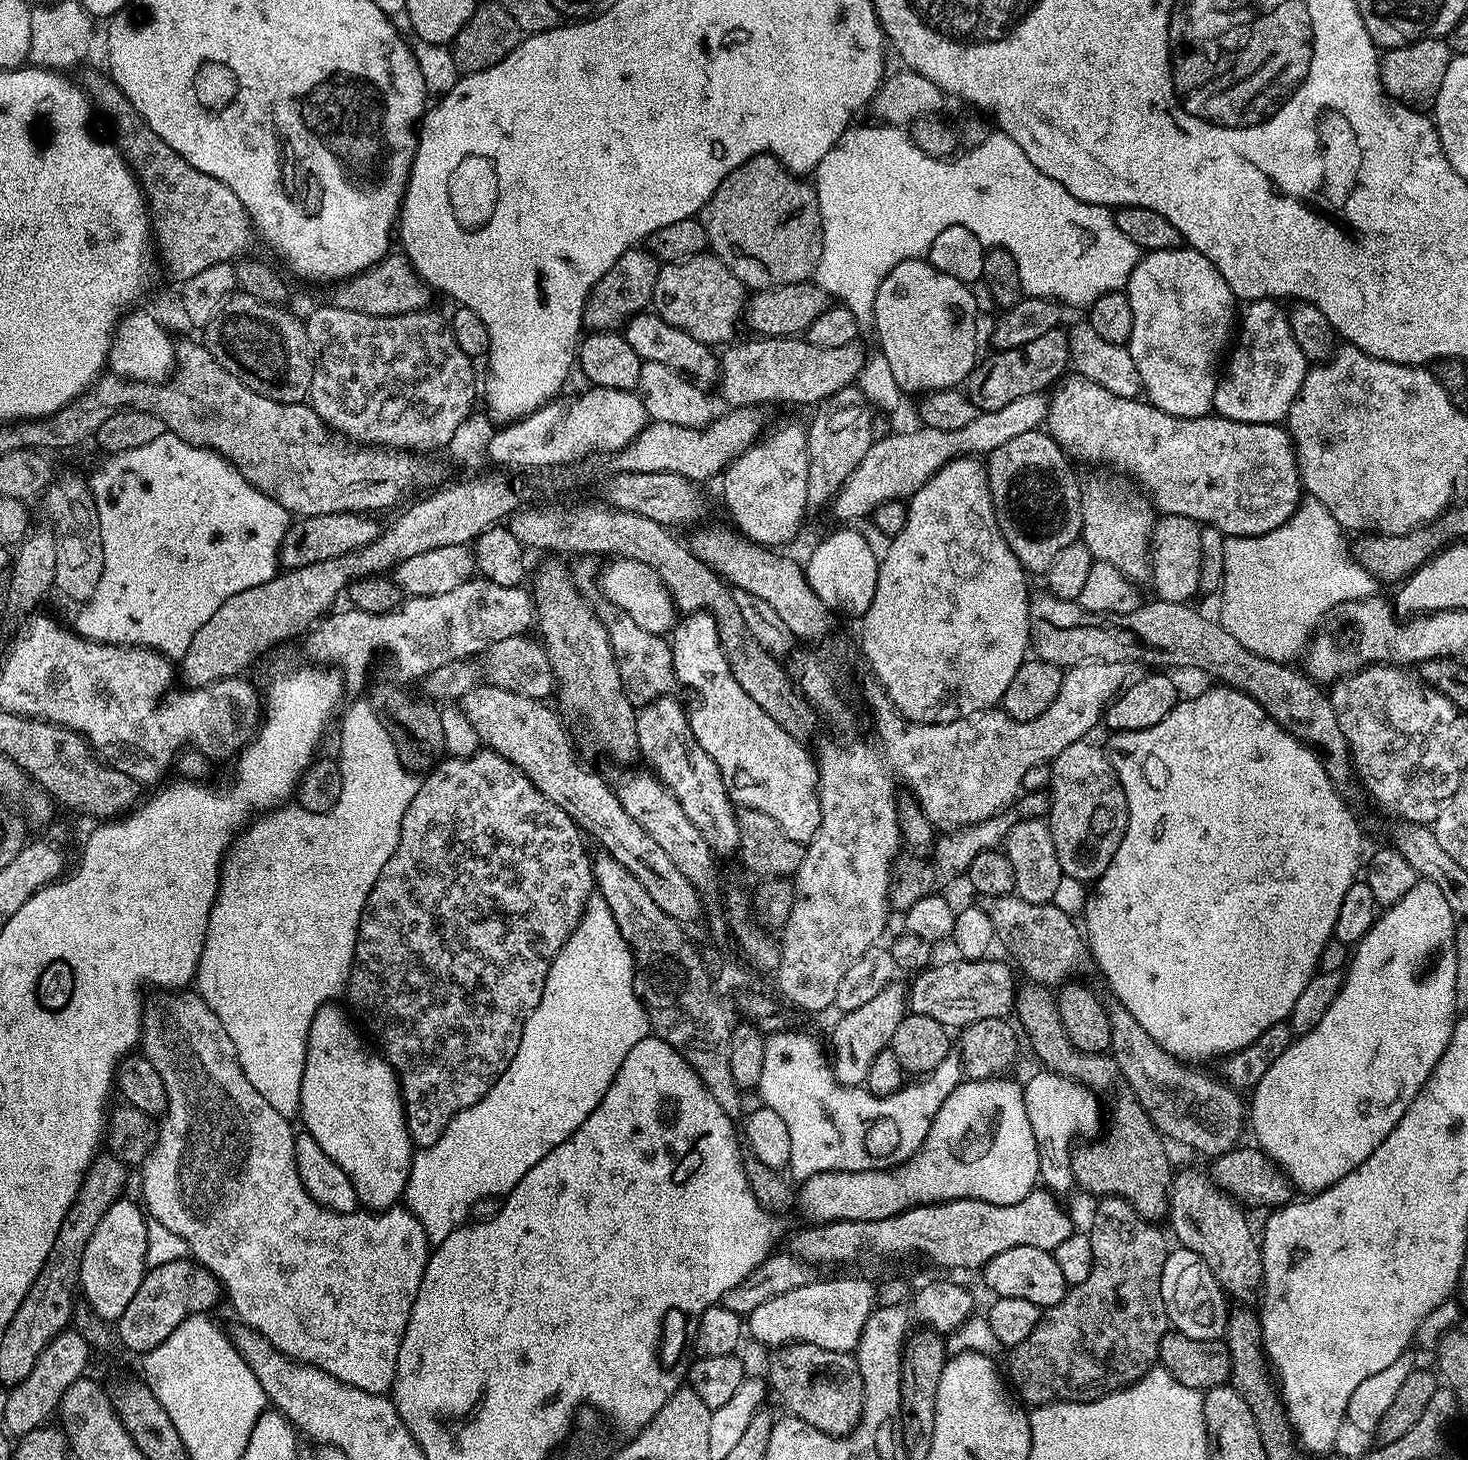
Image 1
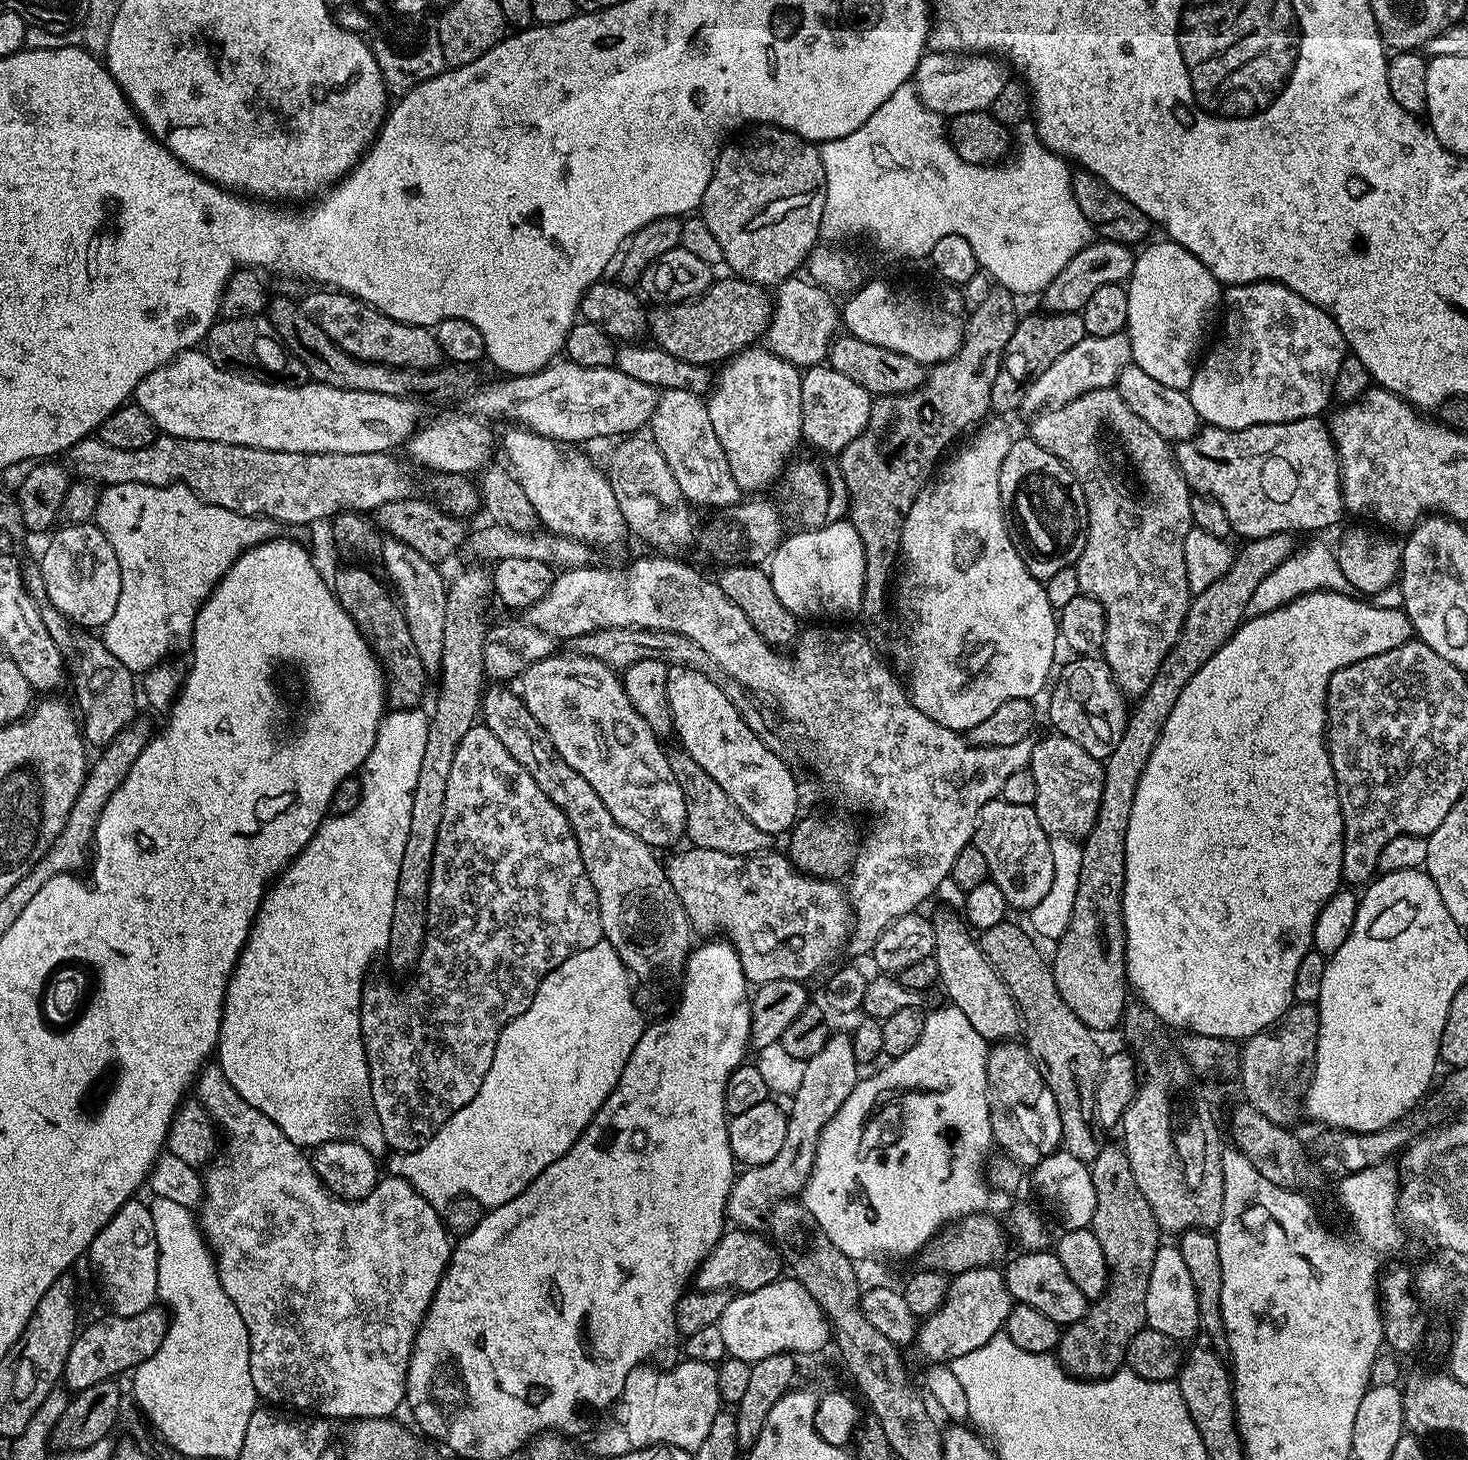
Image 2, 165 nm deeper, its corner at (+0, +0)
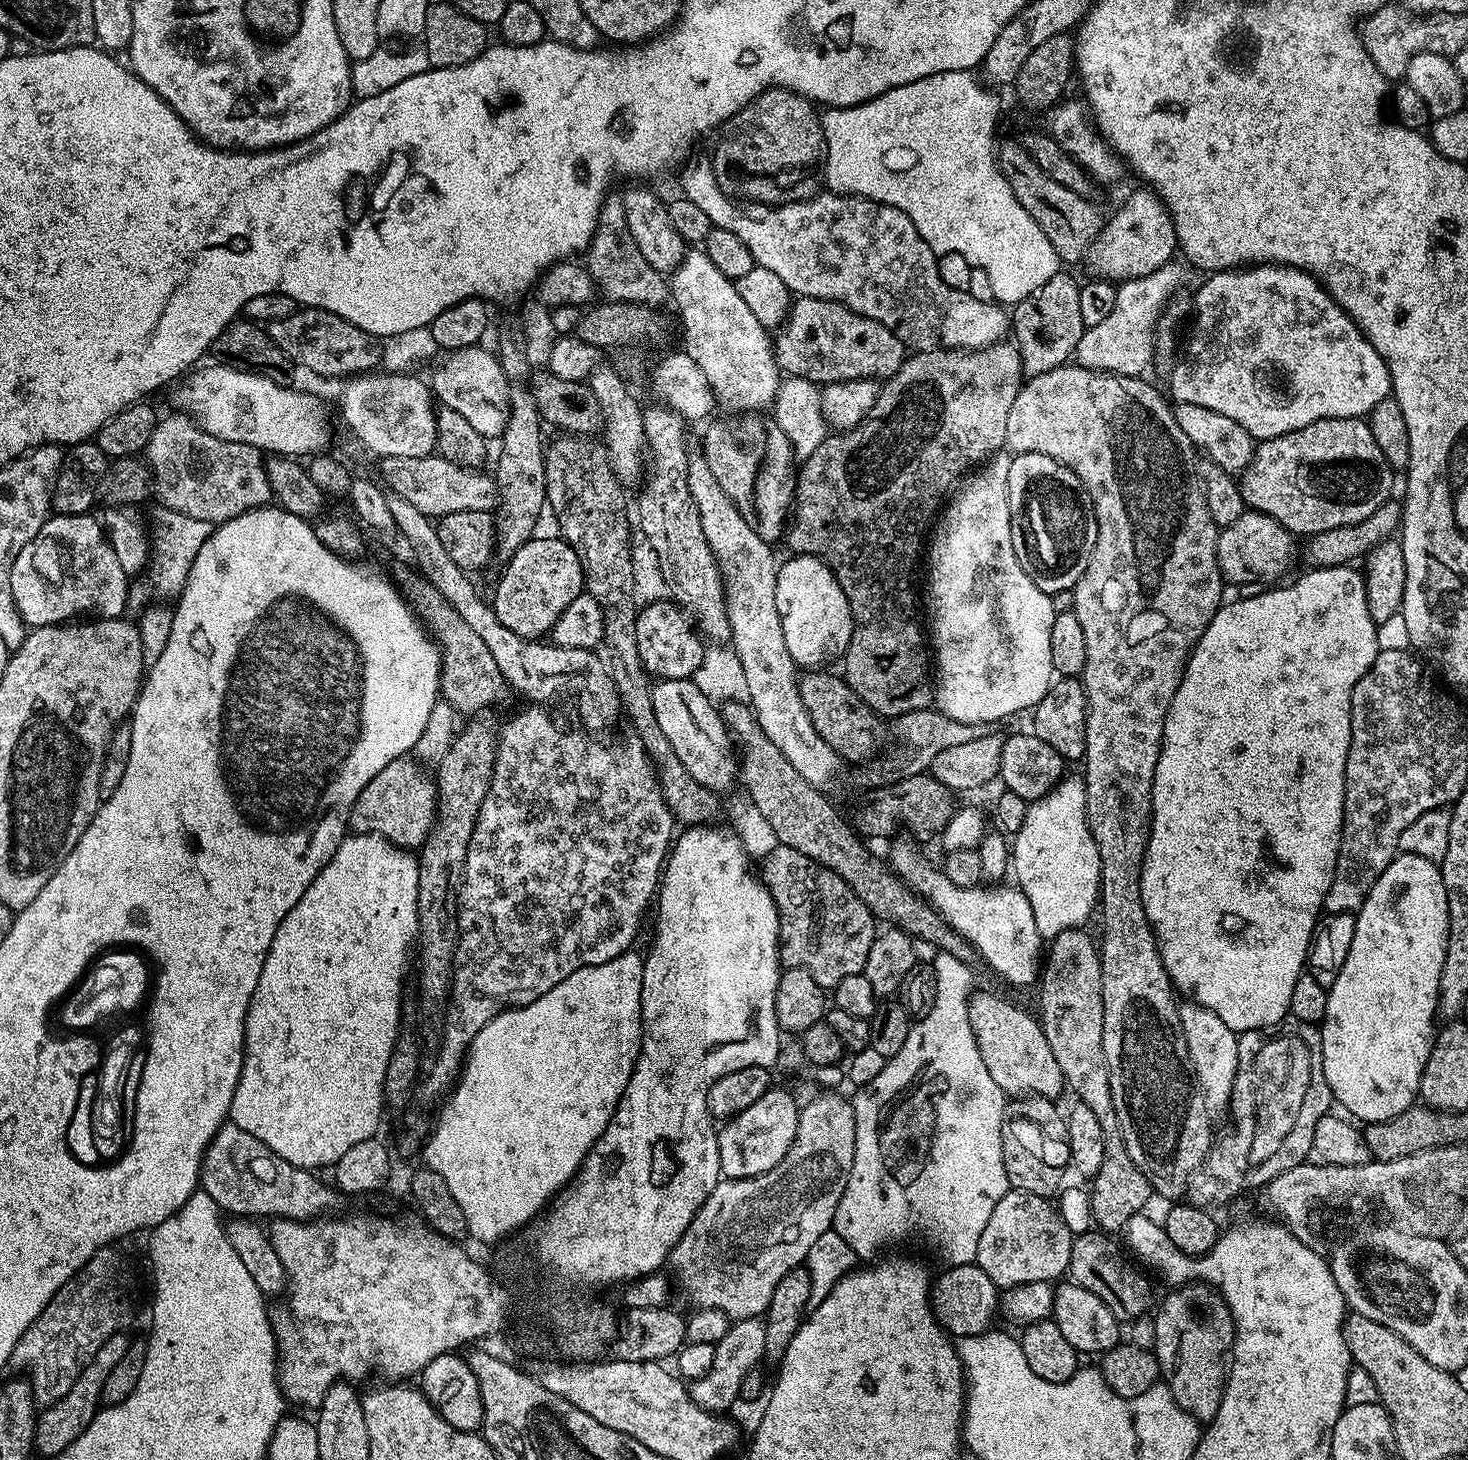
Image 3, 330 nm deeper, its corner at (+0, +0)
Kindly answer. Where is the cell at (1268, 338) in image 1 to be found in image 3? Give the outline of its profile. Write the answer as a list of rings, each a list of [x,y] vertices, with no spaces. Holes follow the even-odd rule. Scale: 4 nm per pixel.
[[[1257,264],[1243,268],[1229,268],[1226,272],[1214,272],[1207,277],[1208,281],[1196,292],[1196,313],[1192,316],[1192,337],[1188,345],[1183,345],[1182,355],[1173,363],[1170,375],[1167,377],[1167,391],[1172,391],[1171,399],[1176,404],[1197,404],[1206,406],[1206,410],[1218,410],[1218,414],[1226,414],[1226,418],[1234,418],[1242,430],[1246,430],[1252,439],[1259,442],[1278,438],[1282,434],[1290,434],[1294,430],[1302,430],[1302,426],[1310,426],[1319,420],[1337,420],[1338,418],[1367,417],[1378,402],[1389,399],[1392,391],[1392,379],[1388,373],[1386,362],[1370,346],[1364,337],[1364,332],[1348,317],[1334,302],[1334,298],[1325,290],[1319,280],[1315,280],[1309,272],[1297,268],[1287,268],[1285,264]]]

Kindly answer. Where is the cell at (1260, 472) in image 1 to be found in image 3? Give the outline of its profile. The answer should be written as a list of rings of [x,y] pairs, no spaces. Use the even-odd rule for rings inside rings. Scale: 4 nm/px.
[[[1338,418],[1337,420],[1319,420],[1310,426],[1302,426],[1302,430],[1294,430],[1290,434],[1282,434],[1278,438],[1259,441],[1256,452],[1252,455],[1252,463],[1244,469],[1238,483],[1245,505],[1251,511],[1270,514],[1270,518],[1282,522],[1282,526],[1286,526],[1288,532],[1295,534],[1297,537],[1311,538],[1319,532],[1334,530],[1334,526],[1350,526],[1362,522],[1362,518],[1370,518],[1370,514],[1374,514],[1374,510],[1378,510],[1378,506],[1382,506],[1385,500],[1393,495],[1392,476],[1394,476],[1394,470],[1384,461],[1384,455],[1378,446],[1378,442],[1374,442],[1374,434],[1370,434],[1370,426],[1360,418],[1350,420]]]

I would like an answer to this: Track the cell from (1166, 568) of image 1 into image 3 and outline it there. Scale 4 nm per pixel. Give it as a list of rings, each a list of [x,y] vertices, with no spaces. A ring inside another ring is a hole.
[[[1245,510],[1242,518],[1230,522],[1230,526],[1219,529],[1216,538],[1216,561],[1220,567],[1220,574],[1229,585],[1232,584],[1260,584],[1256,586],[1272,586],[1277,583],[1279,576],[1288,572],[1292,559],[1297,559],[1298,544],[1293,533],[1282,526],[1270,514],[1262,514]]]

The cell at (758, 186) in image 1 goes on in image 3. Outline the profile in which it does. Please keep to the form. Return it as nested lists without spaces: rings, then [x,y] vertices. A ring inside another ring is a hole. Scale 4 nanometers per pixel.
[[[766,88],[742,111],[725,120],[720,134],[710,163],[726,195],[773,205],[810,200],[821,191],[828,143],[821,113],[805,96],[789,88]]]

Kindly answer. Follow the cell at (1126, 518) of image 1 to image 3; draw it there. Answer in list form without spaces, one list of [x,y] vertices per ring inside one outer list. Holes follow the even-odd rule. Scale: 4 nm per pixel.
[[[1075,362],[1025,379],[1006,417],[1004,443],[1009,453],[1046,454],[1069,468],[1088,491],[1096,515],[1098,538],[1082,578],[1072,589],[1072,611],[1086,634],[1082,683],[1088,713],[1082,779],[1088,799],[1088,829],[1100,851],[1098,916],[1104,919],[1104,929],[1098,935],[1104,1003],[1102,1046],[1126,1150],[1134,1158],[1134,1166],[1148,1179],[1153,1193],[1176,1202],[1188,1191],[1188,1177],[1208,1157],[1214,1143],[1213,1121],[1192,1069],[1174,985],[1164,969],[1152,924],[1146,918],[1140,875],[1152,829],[1154,770],[1160,757],[1166,714],[1188,655],[1222,606],[1226,581],[1216,561],[1218,529],[1210,510],[1206,510],[1206,498],[1196,477],[1198,453],[1190,438],[1182,434],[1165,393],[1146,381],[1138,376],[1094,372]]]

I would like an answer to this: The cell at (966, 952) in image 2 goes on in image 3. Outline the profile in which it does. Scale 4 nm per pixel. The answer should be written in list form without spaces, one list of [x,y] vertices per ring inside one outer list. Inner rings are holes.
[[[973,991],[968,999],[970,1026],[978,1042],[978,1054],[990,1070],[990,1078],[998,1082],[1005,1097],[1044,1096],[1055,1101],[1066,1092],[1064,1075],[1058,1070],[1058,1062],[1046,1042],[1039,1019],[1020,1008],[1015,1008],[1008,1000],[995,996],[992,992]]]

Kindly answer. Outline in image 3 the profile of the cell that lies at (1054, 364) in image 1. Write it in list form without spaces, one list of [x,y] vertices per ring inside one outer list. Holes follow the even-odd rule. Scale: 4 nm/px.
[[[1067,271],[1056,272],[1054,278],[1046,282],[1046,286],[1038,286],[1034,294],[1022,298],[1011,309],[1010,328],[1014,336],[1016,332],[1014,343],[1020,349],[1025,377],[1031,378],[1038,374],[1046,374],[1046,370],[1063,368],[1073,359],[1084,333],[1079,297],[1082,284]]]

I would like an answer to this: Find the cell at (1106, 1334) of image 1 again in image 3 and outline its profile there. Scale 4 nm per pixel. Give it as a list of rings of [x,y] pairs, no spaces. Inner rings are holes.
[[[1084,928],[1062,930],[1051,940],[1046,948],[1046,959],[1042,964],[1040,986],[1040,1012],[1038,1019],[1050,1042],[1050,1050],[1062,1070],[1064,1083],[1076,1095],[1081,1104],[1090,1106],[1102,1126],[1104,1135],[1104,1153],[1102,1166],[1098,1174],[1091,1177],[1090,1199],[1092,1201],[1093,1221],[1105,1233],[1116,1234],[1123,1229],[1134,1214],[1147,1209],[1148,1199],[1154,1193],[1148,1179],[1134,1166],[1134,1158],[1126,1150],[1122,1130],[1114,1110],[1114,1098],[1110,1094],[1110,1074],[1102,1046],[1102,1022],[1104,1021],[1104,1003],[1102,1002],[1102,970],[1100,953],[1095,939],[1087,936]]]

